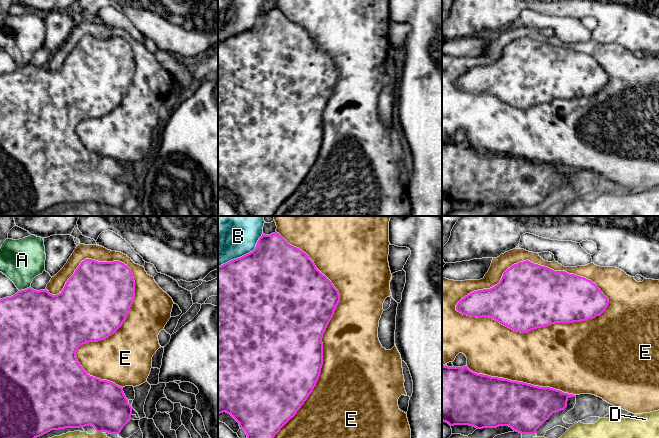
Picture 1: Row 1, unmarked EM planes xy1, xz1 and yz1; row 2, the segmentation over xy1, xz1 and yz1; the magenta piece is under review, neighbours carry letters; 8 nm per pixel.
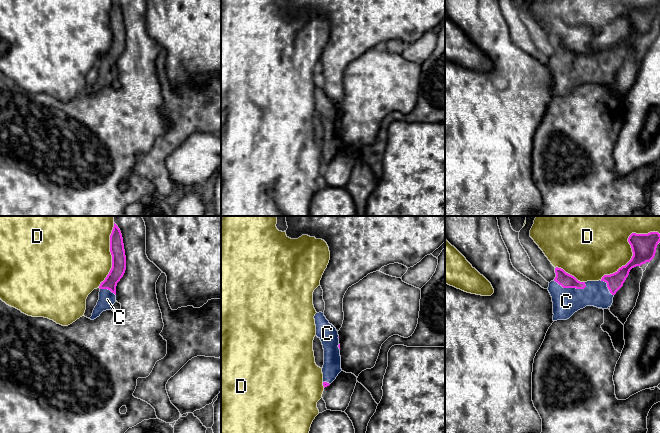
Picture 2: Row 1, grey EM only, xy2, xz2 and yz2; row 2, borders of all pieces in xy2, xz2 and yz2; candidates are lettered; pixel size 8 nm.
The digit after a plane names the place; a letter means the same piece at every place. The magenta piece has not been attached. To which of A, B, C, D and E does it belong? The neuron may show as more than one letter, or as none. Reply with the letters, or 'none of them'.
C

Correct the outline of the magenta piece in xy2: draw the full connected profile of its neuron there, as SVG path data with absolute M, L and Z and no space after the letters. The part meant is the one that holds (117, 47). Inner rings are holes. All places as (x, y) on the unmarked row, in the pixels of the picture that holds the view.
M114 0L110 11L110 28L112 31L112 44L99 64L99 76L95 82L91 96L100 92L103 87L111 86L116 78L116 62L126 46L126 32L123 14L120 5Z

